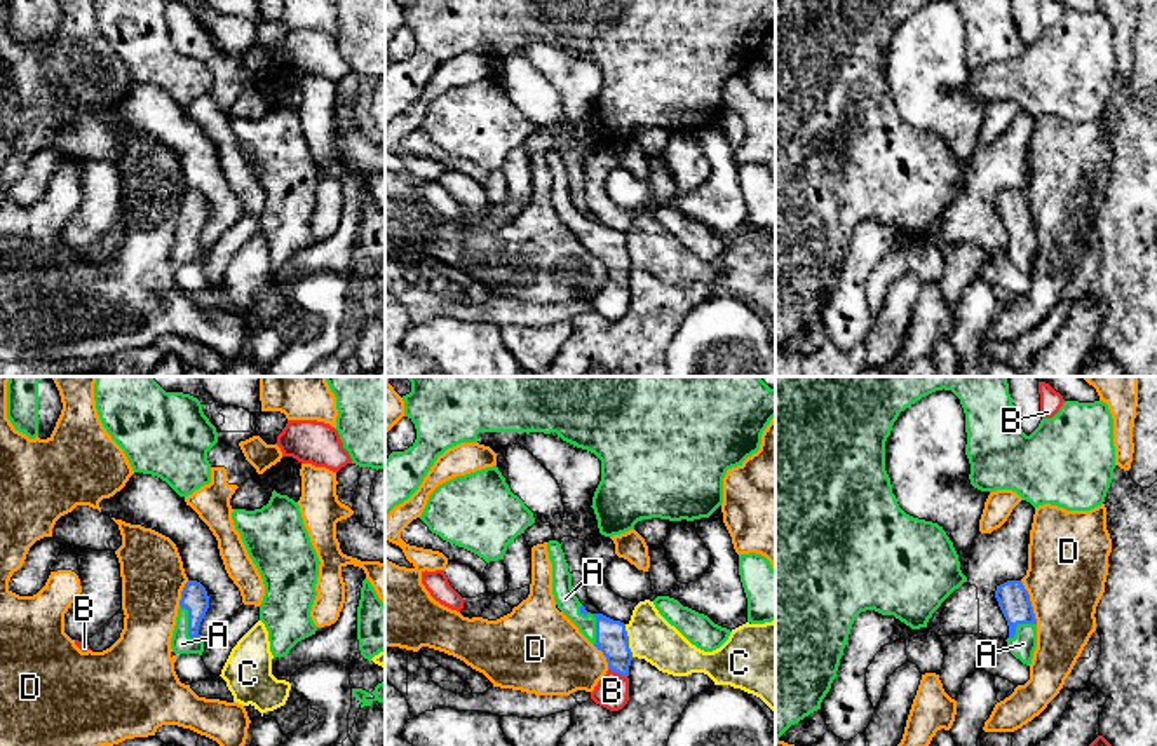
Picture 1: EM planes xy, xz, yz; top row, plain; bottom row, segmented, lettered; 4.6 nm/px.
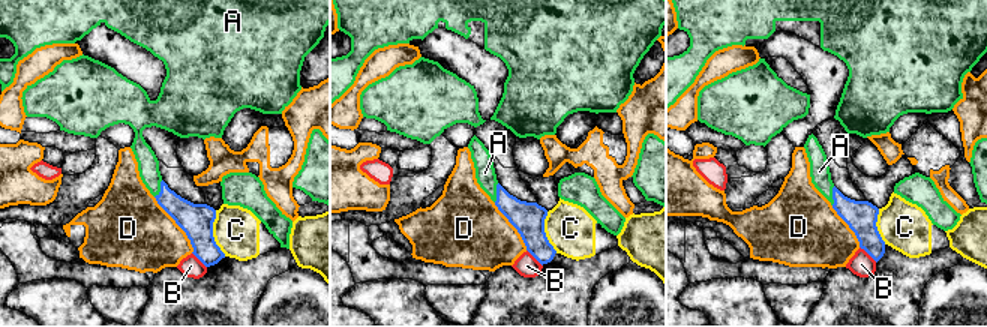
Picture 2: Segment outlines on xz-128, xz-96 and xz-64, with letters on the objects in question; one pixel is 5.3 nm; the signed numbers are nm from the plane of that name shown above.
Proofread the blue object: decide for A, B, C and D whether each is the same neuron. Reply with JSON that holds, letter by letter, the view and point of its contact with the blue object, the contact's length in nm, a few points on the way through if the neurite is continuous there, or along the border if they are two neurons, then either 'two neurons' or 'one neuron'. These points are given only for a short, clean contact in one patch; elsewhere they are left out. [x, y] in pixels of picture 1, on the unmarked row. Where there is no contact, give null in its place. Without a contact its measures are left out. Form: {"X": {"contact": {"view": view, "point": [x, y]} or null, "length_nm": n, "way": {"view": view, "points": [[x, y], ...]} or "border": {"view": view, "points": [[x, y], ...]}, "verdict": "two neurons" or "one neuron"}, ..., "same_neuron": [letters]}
{"A": {"contact": {"view": "xz", "point": [596, 230]}, "length_nm": 200, "verdict": "one neuron"}, "B": {"contact": {"view": "xz", "point": [617, 281]}, "length_nm": 100, "border": {"view": "xz", "points": [[608, 278], [626, 286]]}, "verdict": "two neurons"}, "C": {"contact": {"view": "xz", "point": [628, 250]}, "length_nm": 160, "verdict": "two neurons"}, "D": {"contact": {"view": "yz", "point": [1030, 211]}, "length_nm": 220, "verdict": "two neurons"}, "same_neuron": ["A"]}

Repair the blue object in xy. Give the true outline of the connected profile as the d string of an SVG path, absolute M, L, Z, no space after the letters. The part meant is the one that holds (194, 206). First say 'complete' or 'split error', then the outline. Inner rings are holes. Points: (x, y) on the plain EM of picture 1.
split error; M188 190L181 200L176 235L171 248L174 263L204 261L204 248L199 244L199 235L209 218L206 197L197 190Z

